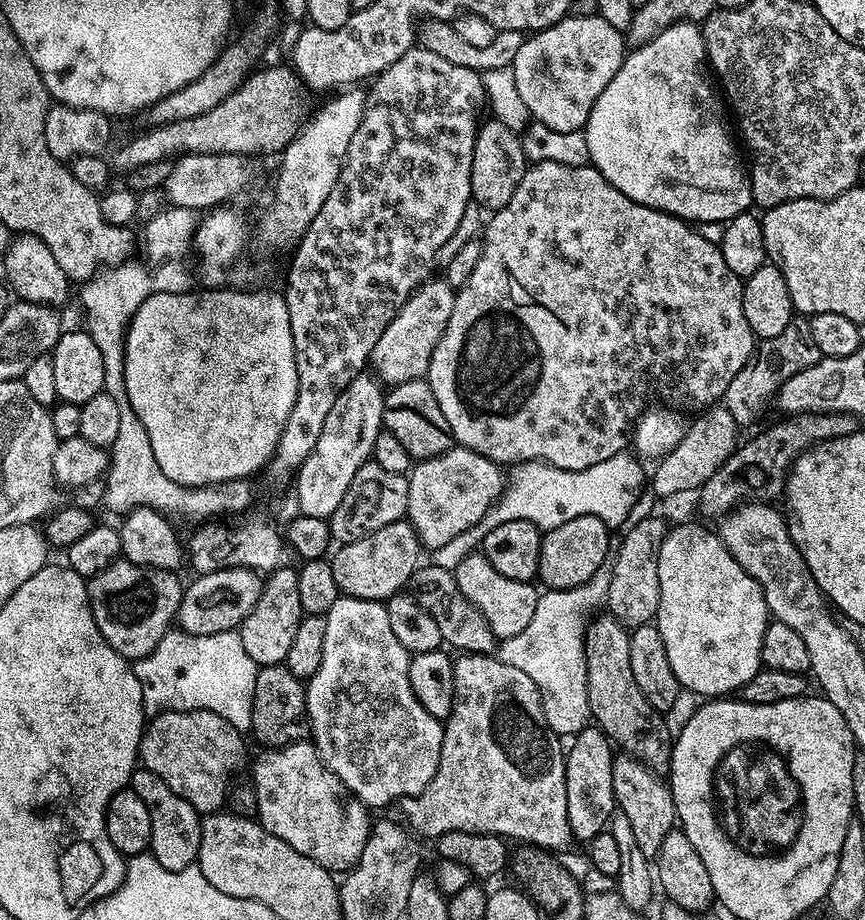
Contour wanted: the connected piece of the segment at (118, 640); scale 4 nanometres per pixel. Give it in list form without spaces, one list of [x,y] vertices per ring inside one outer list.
[[[123,558],[114,561],[109,568],[102,570],[99,574],[91,577],[88,584],[88,599],[92,602],[92,613],[94,618],[98,622],[98,630],[102,630],[102,638],[106,638],[106,642],[110,647],[118,654],[122,654],[125,660],[129,662],[135,662],[148,656],[158,646],[158,642],[162,642],[162,638],[173,627],[174,621],[177,619],[180,611],[180,600],[184,597],[184,588],[182,583],[180,584],[179,575],[176,572],[167,572],[166,570],[158,570],[157,568],[143,568],[137,564],[132,564],[129,560]]]

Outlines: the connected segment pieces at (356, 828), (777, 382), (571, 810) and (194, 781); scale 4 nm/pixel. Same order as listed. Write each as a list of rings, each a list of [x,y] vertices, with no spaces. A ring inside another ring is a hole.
[[[301,738],[285,748],[274,748],[261,751],[256,765],[252,768],[250,787],[256,791],[258,798],[258,823],[270,834],[282,838],[298,854],[306,854],[306,858],[314,858],[323,868],[333,874],[347,874],[358,862],[362,854],[362,846],[366,846],[370,831],[369,809],[363,801],[356,799],[347,786],[324,764],[315,743]]]
[[[794,316],[782,334],[774,334],[774,338],[766,338],[757,343],[746,366],[742,366],[742,370],[734,374],[734,382],[726,386],[722,404],[728,408],[738,425],[752,424],[767,410],[768,400],[779,393],[787,380],[816,364],[821,358],[818,346],[814,346],[814,334],[810,333],[808,320]]]
[[[587,726],[571,739],[565,753],[567,818],[573,837],[587,842],[603,831],[615,813],[613,794],[614,746],[603,731],[596,726]]]
[[[210,710],[162,712],[147,721],[139,759],[143,767],[158,774],[174,794],[186,798],[197,812],[216,814],[225,807],[234,784],[232,779],[244,764],[244,740],[226,718]]]

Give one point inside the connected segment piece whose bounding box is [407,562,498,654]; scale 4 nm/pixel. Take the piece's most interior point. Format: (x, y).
(435, 588)

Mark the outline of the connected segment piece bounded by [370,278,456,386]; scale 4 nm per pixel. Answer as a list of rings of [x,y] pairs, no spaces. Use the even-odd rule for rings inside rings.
[[[432,278],[421,284],[405,304],[397,307],[396,317],[390,326],[386,326],[382,338],[378,338],[372,351],[370,368],[380,375],[381,385],[395,386],[427,377],[434,346],[438,346],[440,336],[446,330],[446,322],[454,310],[455,301],[456,292],[447,280]]]

